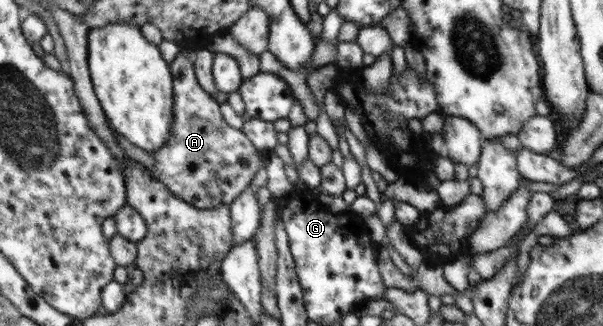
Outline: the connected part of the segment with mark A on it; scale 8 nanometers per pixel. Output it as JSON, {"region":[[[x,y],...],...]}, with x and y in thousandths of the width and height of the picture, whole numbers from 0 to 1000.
{"region":[[[300,163],[290,175],[290,181],[282,196],[282,218],[287,230],[287,377],[284,377],[284,402],[280,402],[280,426],[274,433],[274,445],[267,451],[264,460],[257,466],[250,466],[250,479],[257,491],[257,506],[254,515],[245,518],[239,506],[232,503],[231,497],[224,497],[224,491],[211,494],[211,503],[231,503],[244,534],[250,534],[250,546],[257,555],[269,558],[270,567],[275,571],[290,601],[302,607],[310,626],[322,632],[328,641],[355,641],[358,632],[363,629],[381,629],[390,607],[396,601],[411,571],[420,558],[423,537],[430,528],[430,518],[436,512],[436,491],[438,491],[438,466],[426,460],[423,448],[411,429],[410,417],[401,405],[401,399],[390,399],[390,393],[383,393],[373,374],[370,356],[365,344],[365,322],[357,301],[347,294],[342,276],[337,276],[337,267],[328,255],[325,242],[325,227],[322,224],[322,196],[318,193],[318,178],[310,178]]]}

